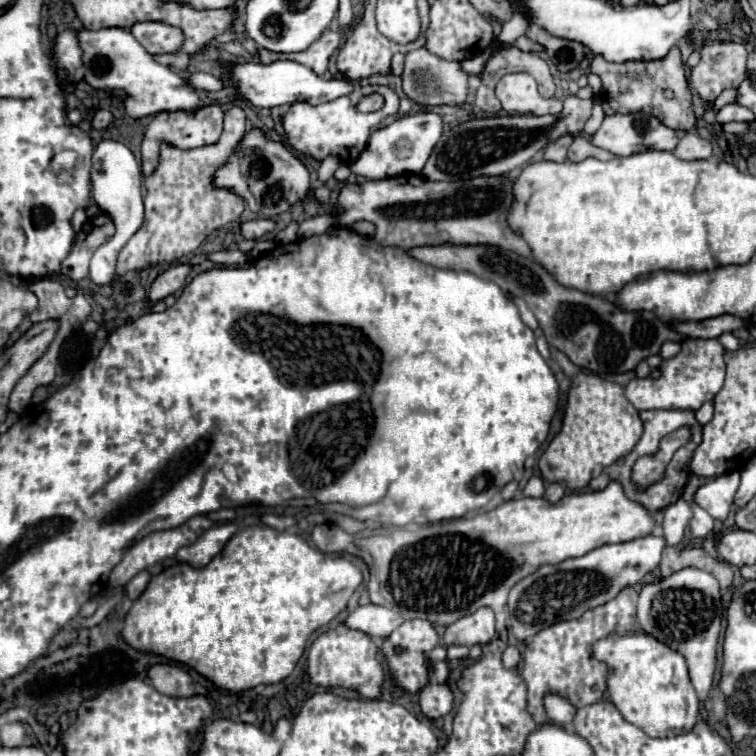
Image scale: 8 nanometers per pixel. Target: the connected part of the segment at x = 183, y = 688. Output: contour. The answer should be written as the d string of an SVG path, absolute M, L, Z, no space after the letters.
M155 664L147 672L149 682L155 686L157 692L165 696L193 696L195 688L191 686L191 676L173 664Z

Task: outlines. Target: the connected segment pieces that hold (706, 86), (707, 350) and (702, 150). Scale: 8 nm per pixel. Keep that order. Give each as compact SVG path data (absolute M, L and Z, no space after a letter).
M707 42L701 48L701 62L689 74L689 86L693 86L701 100L707 104L715 100L723 88L737 86L735 80L745 78L747 50L735 42Z
M685 338L681 342L681 352L669 360L663 360L659 366L659 378L633 378L625 396L637 410L699 410L707 400L713 400L715 394L723 388L725 380L725 362L723 362L723 344L719 340L693 340Z
M687 132L675 146L673 154L681 160L705 160L711 156L711 142L695 132Z

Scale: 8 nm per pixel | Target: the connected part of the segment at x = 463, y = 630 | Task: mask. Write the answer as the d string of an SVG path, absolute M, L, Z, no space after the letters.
M479 608L477 612L459 618L457 622L449 624L443 636L443 642L449 644L489 644L495 636L495 616L491 608Z

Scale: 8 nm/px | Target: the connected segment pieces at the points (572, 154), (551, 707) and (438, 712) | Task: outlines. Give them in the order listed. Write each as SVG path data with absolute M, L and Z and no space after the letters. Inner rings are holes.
M575 134L575 136L573 136L573 144L569 146L567 158L569 158L571 162L581 162L581 160L585 160L585 158L589 158L589 156L591 156L591 158L597 158L597 160L609 160L609 158L611 158L609 152L593 146L593 144L591 144L587 138L583 138L581 134Z
M545 696L545 710L547 710L547 716L563 726L571 726L571 720L575 716L575 708L561 696Z
M429 684L419 694L419 706L427 718L443 718L453 710L453 690L449 684Z

